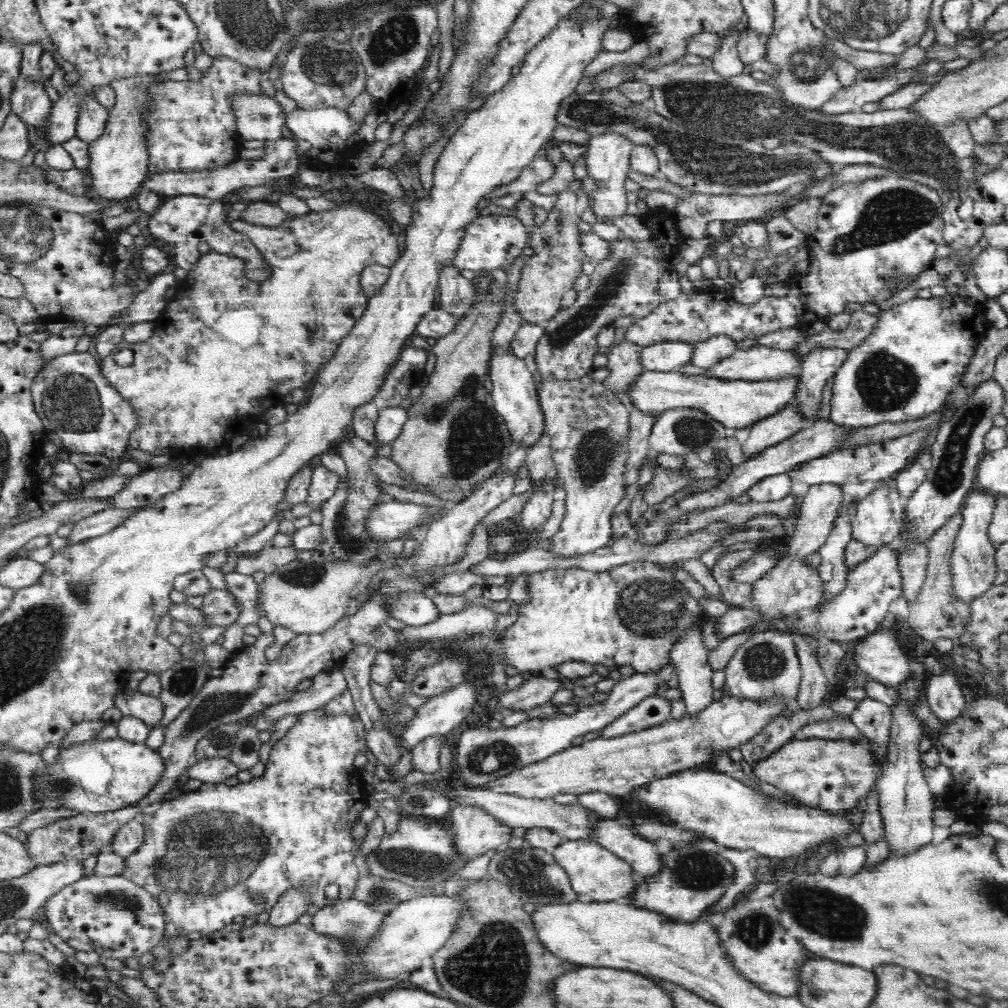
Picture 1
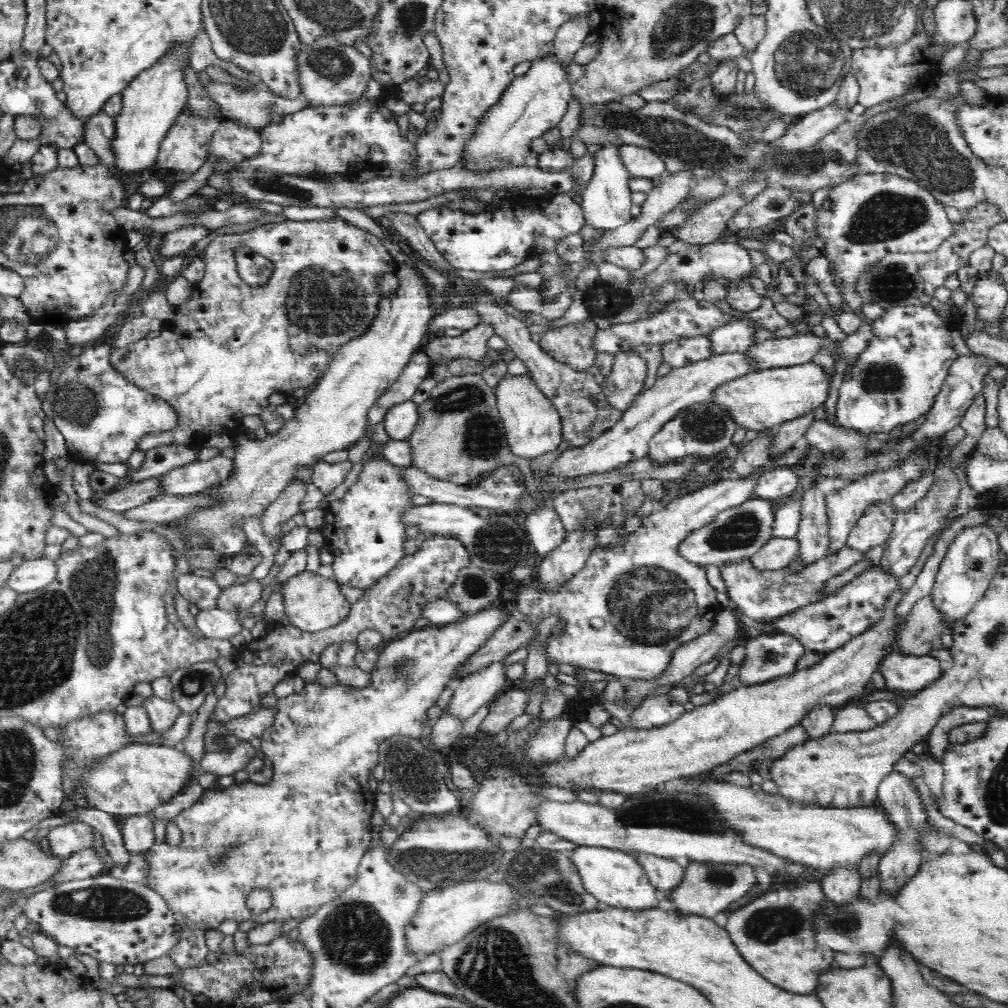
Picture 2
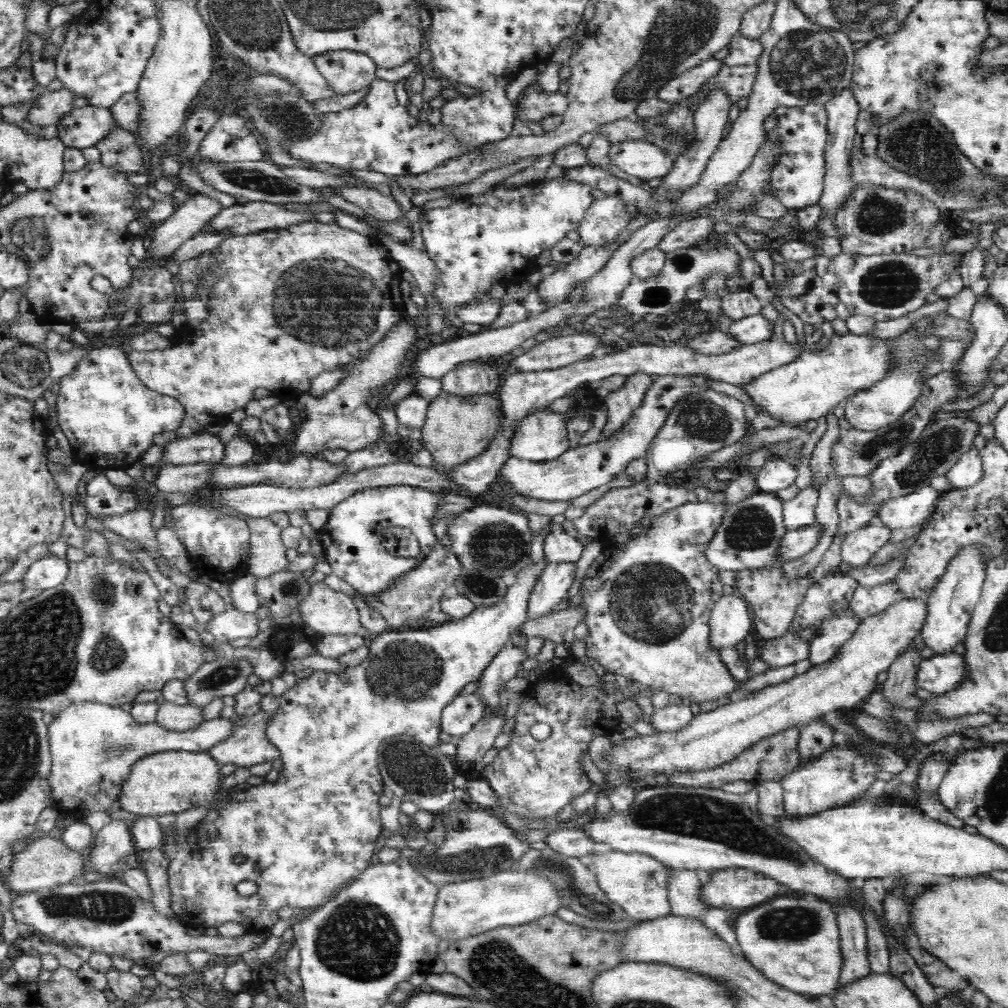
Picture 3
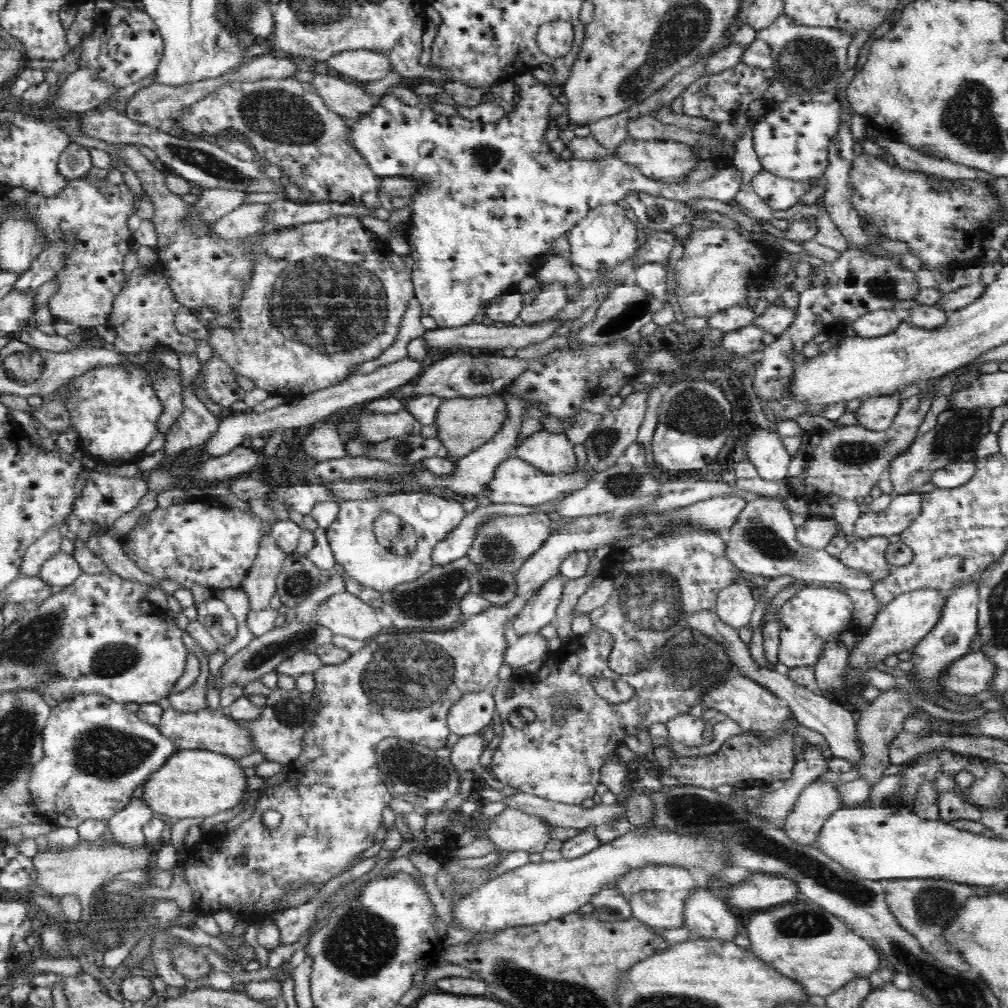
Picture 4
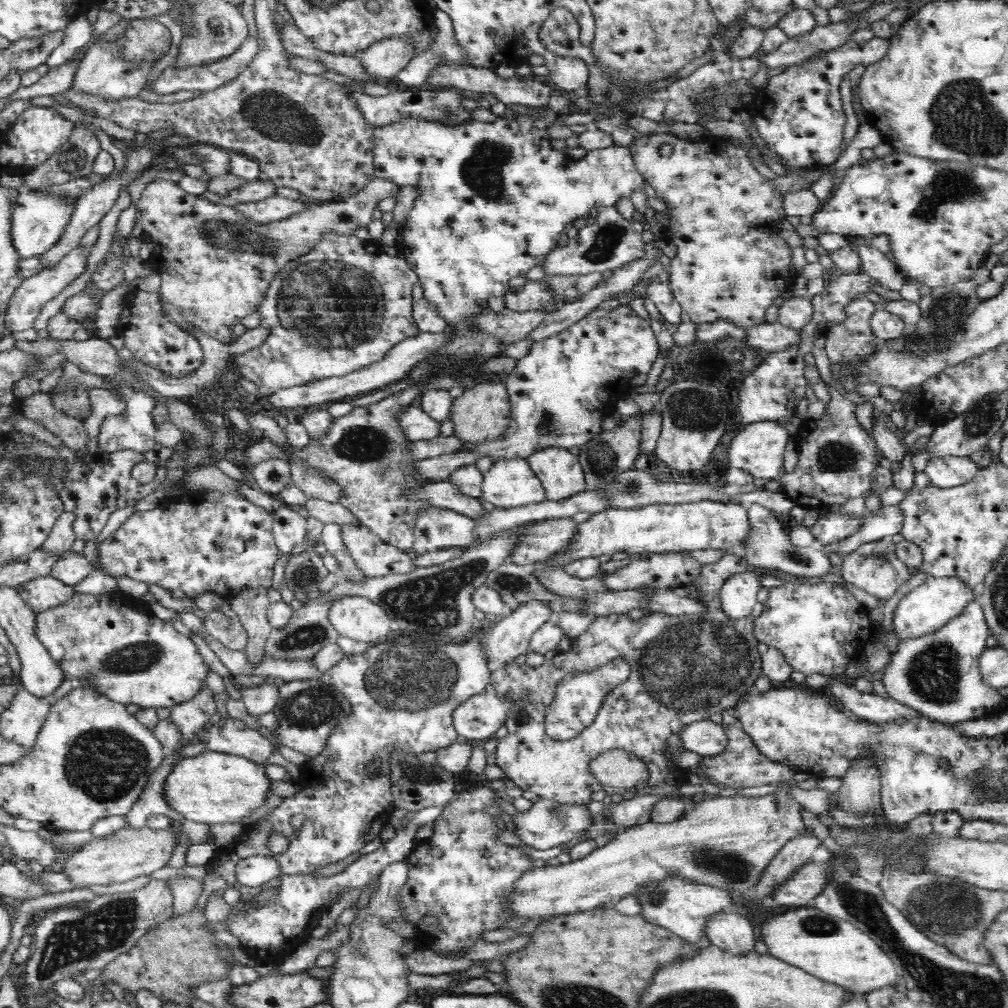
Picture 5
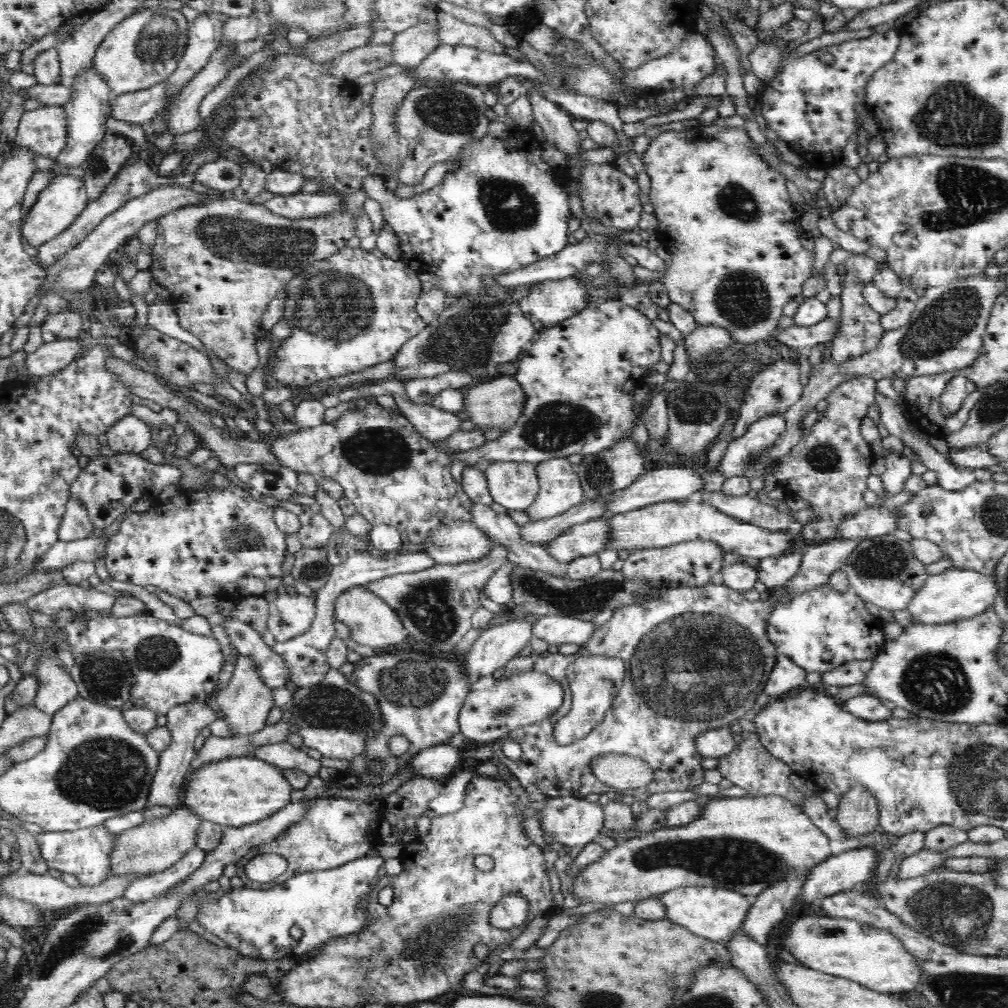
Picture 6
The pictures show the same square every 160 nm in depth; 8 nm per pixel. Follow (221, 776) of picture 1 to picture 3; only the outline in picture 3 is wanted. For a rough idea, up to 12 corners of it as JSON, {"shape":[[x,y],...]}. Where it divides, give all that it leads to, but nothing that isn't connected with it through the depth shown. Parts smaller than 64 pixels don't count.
{"shape":[[276,712],[234,715],[233,731],[206,753],[250,768],[279,758],[267,737]]}

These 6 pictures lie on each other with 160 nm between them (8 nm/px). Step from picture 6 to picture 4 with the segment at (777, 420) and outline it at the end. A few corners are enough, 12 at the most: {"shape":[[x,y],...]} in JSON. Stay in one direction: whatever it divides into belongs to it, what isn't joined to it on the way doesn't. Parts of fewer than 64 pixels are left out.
{"shape":[[777,431],[752,432],[744,449],[760,478],[789,477],[791,456]]}

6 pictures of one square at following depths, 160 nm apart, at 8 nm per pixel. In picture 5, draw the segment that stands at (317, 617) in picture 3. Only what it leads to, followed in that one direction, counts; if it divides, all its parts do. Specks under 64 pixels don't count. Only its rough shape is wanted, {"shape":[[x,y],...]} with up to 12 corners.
{"shape":[[358,595],[333,600],[341,636],[381,643],[395,628],[382,606]]}

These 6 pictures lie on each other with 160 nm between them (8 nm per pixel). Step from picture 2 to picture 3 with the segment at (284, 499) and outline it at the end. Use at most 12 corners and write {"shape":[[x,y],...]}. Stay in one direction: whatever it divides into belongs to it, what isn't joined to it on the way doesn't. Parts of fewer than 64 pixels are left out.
{"shape":[[271,517],[247,518],[248,570],[270,577],[288,564],[282,529]]}

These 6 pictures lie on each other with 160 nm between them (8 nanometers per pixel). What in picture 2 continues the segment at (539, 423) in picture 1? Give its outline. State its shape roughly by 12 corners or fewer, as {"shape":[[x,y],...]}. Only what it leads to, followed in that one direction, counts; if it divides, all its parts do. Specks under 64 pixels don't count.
{"shape":[[530,374],[494,389],[509,448],[534,458],[563,441],[560,416]]}

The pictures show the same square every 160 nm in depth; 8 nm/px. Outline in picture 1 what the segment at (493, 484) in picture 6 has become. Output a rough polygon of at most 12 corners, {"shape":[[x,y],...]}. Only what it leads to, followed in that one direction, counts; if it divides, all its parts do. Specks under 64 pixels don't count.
{"shape":[[756,345],[709,368],[748,382],[798,376],[794,350]]}

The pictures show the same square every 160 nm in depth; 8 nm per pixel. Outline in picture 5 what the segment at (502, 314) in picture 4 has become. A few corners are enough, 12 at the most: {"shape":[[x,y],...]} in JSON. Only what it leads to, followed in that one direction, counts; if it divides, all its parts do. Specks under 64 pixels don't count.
{"shape":[[546,280],[528,281],[504,295],[505,307],[554,312],[560,295]]}

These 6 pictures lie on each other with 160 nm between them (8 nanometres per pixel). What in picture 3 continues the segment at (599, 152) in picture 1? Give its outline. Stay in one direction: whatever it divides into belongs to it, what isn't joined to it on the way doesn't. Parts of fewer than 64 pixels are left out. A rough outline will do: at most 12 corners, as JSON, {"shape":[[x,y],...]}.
{"shape":[[601,194],[577,227],[584,244],[606,244],[631,218],[624,198]]}

